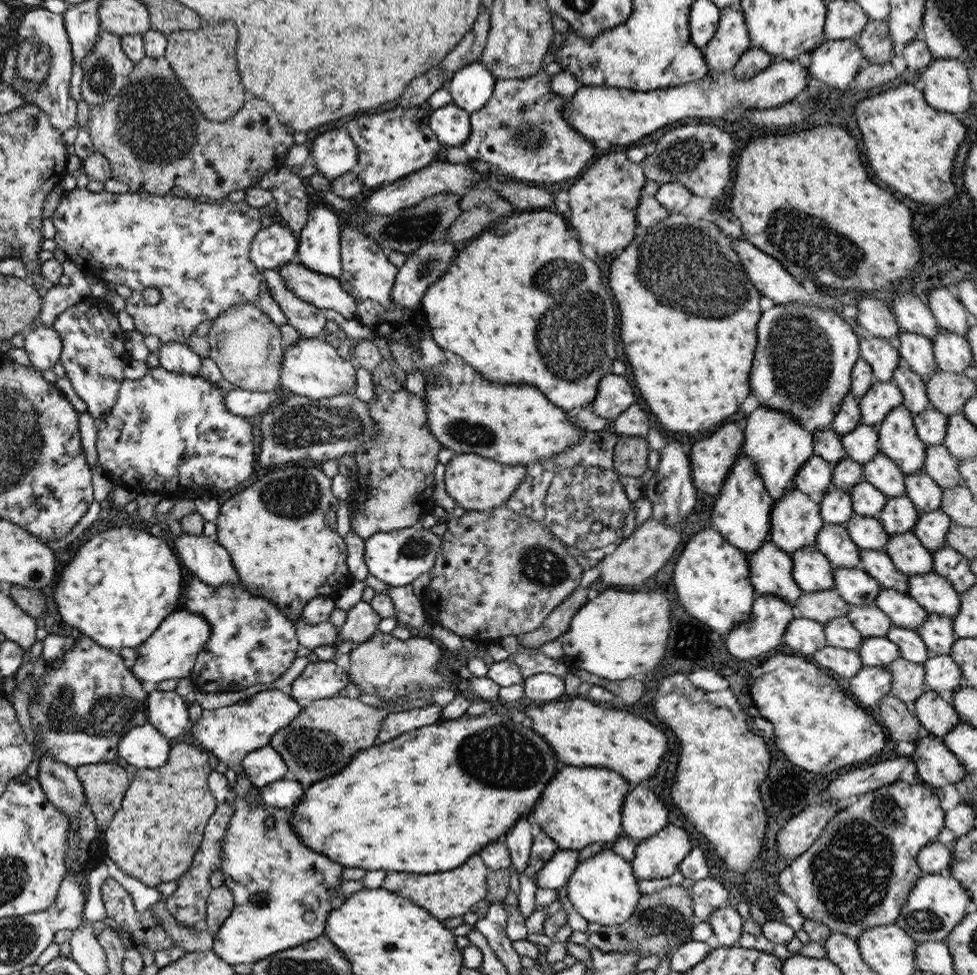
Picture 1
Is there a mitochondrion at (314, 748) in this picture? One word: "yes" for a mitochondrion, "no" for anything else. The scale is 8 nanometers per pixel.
yes

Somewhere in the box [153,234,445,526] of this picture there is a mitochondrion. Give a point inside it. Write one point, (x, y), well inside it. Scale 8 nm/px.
(303, 427)

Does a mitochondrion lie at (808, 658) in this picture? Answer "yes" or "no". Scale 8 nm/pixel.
no

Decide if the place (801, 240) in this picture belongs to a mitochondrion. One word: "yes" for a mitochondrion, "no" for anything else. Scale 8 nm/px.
yes

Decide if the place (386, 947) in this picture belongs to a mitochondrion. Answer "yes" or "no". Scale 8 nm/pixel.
yes

